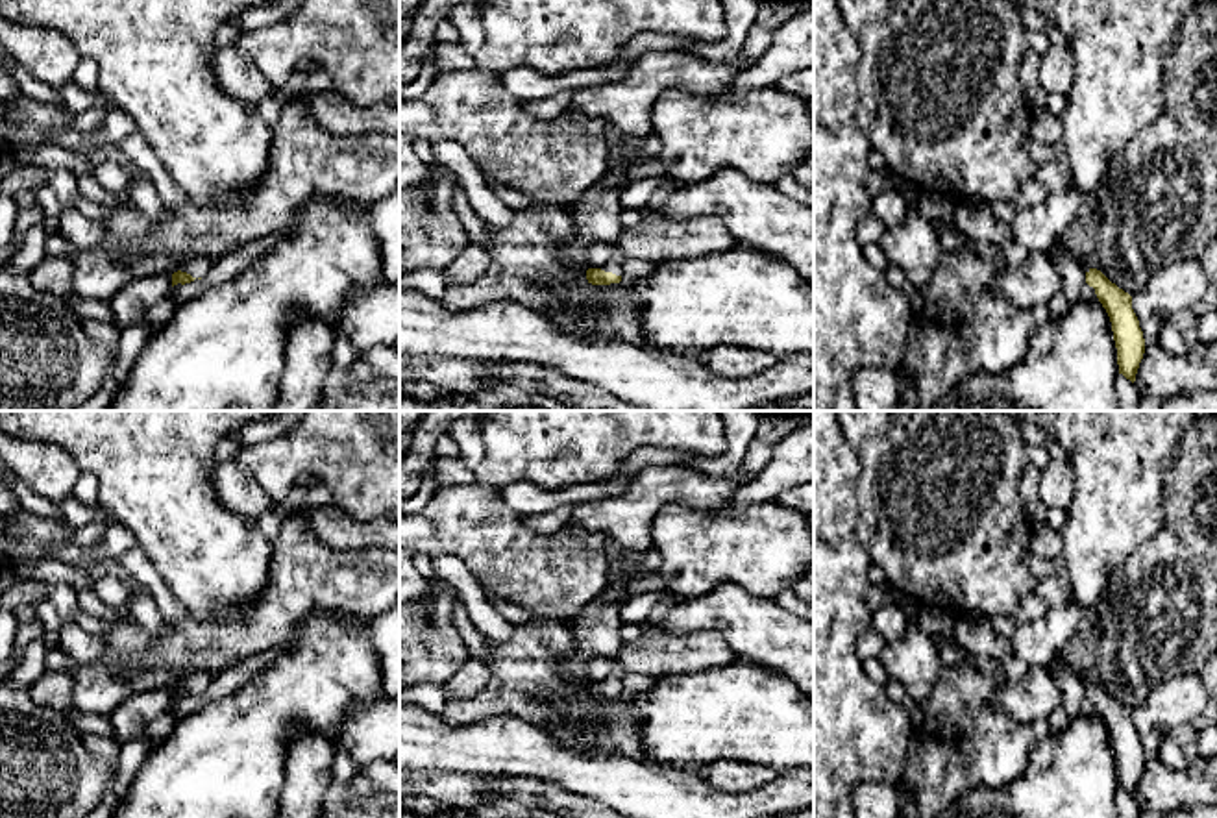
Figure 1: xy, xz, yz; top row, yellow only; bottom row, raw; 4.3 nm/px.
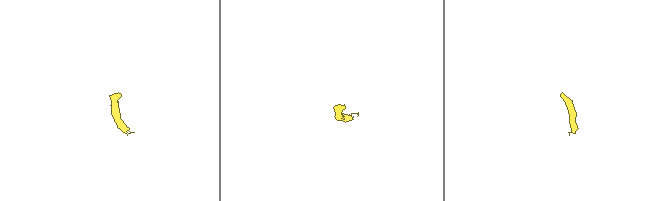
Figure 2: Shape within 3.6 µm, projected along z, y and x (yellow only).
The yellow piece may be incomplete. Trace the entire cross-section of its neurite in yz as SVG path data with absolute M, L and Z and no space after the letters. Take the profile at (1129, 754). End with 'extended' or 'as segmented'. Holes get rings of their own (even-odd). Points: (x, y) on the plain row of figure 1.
M1058 651L1054 663L1065 666L1082 681L1086 698L1095 703L1099 716L1110 731L1117 762L1119 788L1134 798L1145 768L1145 753L1139 735L1132 724L1132 711L1112 698L1100 685L1089 683L1084 674L1075 672L1067 663L1065 651Z; extended

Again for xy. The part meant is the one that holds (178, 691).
M203 670L191 672L185 681L172 688L172 701L178 698L185 700L198 692L203 692L211 685L213 677L213 674Z; extended

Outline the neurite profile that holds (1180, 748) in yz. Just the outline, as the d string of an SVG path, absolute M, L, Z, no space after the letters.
M1193 724L1174 727L1160 744L1156 757L1171 770L1184 770L1199 759L1199 731Z

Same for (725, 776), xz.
M734 761L714 762L705 772L705 779L712 788L729 794L755 792L777 777L779 772L771 768Z

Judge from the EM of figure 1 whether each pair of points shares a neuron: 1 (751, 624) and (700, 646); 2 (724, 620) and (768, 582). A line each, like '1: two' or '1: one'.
1: two
2: two

